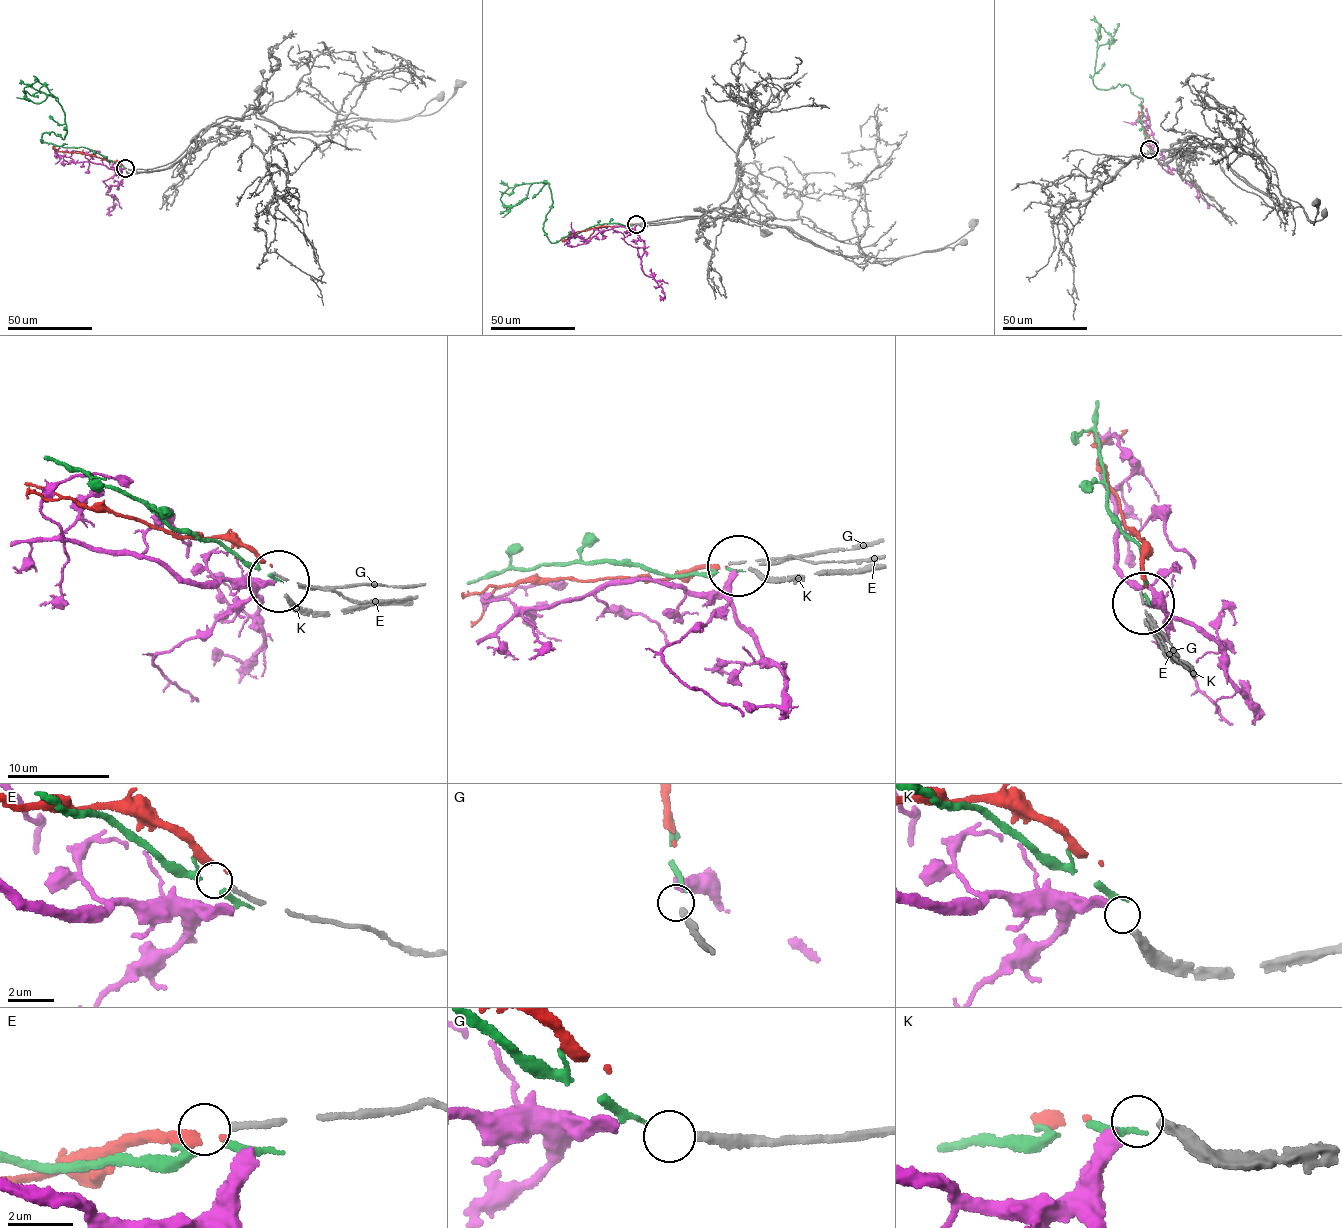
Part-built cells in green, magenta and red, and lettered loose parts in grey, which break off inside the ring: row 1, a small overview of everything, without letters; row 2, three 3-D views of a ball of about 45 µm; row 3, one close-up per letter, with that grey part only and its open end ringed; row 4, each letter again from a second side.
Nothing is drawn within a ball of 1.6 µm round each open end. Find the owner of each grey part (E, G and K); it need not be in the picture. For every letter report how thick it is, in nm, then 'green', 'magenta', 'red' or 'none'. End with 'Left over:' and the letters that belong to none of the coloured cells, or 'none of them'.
E: calibre 190 nm; none
G: calibre 240 nm; green
K: calibre 320 nm; magenta
Left over: E

